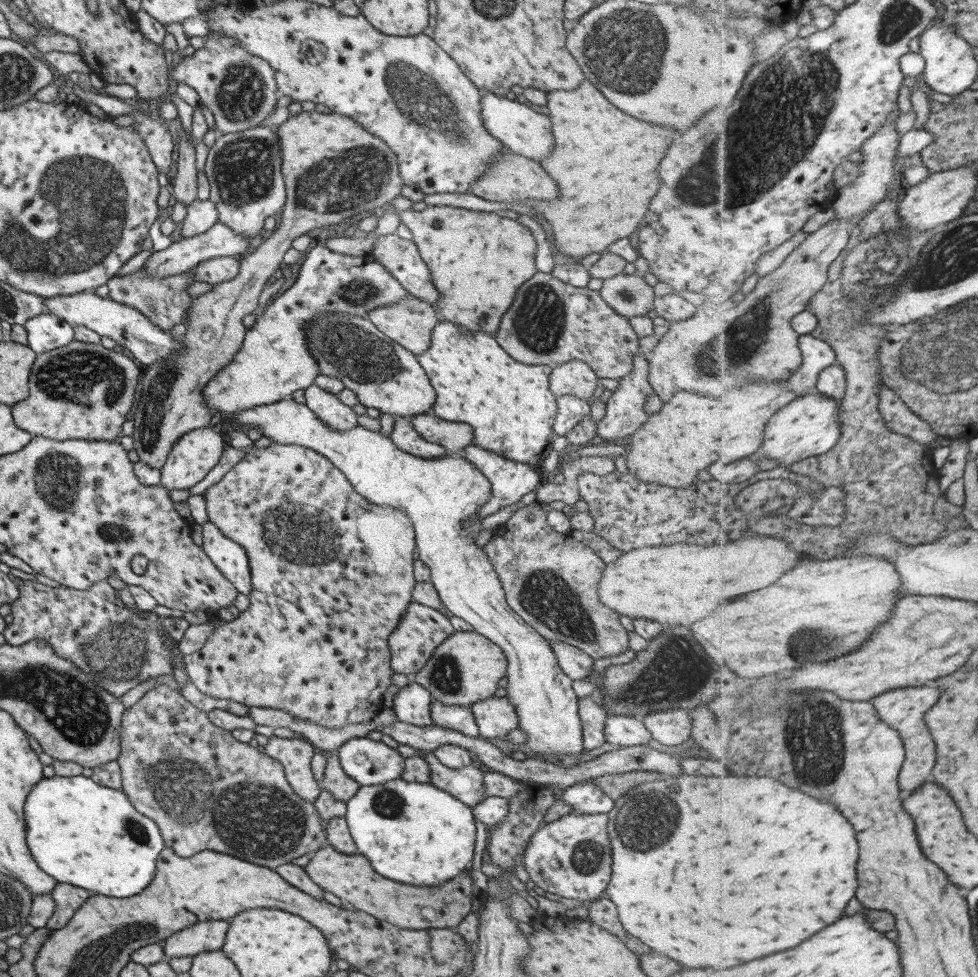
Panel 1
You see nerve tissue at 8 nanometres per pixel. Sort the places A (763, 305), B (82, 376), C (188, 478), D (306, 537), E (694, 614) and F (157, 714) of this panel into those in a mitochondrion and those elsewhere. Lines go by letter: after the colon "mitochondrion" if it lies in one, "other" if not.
A: mitochondrion
B: mitochondrion
C: other
D: mitochondrion
E: other
F: other

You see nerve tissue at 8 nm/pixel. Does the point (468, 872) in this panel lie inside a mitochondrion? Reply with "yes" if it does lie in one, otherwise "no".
no

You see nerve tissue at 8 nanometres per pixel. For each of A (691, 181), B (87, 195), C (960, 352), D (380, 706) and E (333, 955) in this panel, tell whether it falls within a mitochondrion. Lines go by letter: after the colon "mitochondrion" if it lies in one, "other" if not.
A: mitochondrion
B: mitochondrion
C: mitochondrion
D: other
E: other

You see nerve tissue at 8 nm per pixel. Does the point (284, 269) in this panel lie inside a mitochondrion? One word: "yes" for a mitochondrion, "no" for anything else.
no

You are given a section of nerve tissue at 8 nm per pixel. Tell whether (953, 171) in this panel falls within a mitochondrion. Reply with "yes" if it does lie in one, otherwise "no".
no

